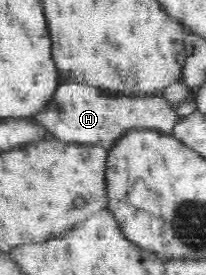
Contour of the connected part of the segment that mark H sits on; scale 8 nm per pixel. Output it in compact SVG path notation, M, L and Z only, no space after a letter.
M68 80L57 88L54 100L42 114L34 116L36 122L44 122L44 126L49 128L51 134L56 134L56 138L64 142L82 142L82 144L94 142L111 149L116 140L128 134L128 130L148 129L172 135L175 126L183 119L183 116L178 114L178 105L160 96L112 98L112 96L102 96L100 90L93 86L80 86L78 83L72 84L72 81L66 84L66 82Z

